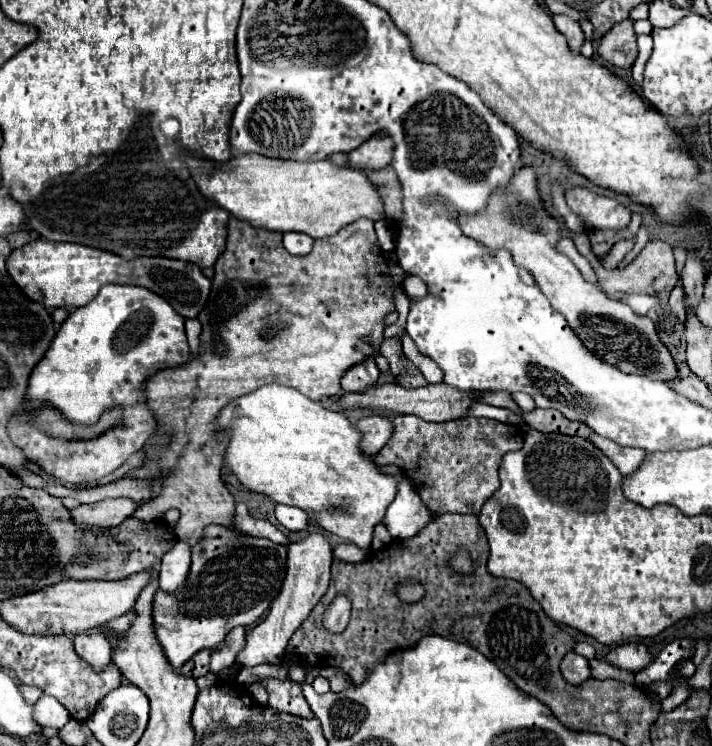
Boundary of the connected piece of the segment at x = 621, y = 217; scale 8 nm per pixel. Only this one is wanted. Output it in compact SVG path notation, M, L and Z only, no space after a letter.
M571 188L565 194L569 208L583 216L591 230L623 230L631 220L631 212L613 198L597 196L587 188Z

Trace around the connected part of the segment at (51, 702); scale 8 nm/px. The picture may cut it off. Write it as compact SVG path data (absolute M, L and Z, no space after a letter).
M42 695L35 703L33 717L41 728L57 728L57 730L61 730L71 719L63 704L47 695Z

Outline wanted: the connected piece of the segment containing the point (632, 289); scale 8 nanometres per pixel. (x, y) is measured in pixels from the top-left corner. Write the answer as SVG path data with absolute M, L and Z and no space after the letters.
M571 232L572 238L576 245L577 250L585 256L590 263L593 263L593 269L597 274L599 280L599 288L611 296L621 300L625 294L649 294L655 296L659 292L671 292L677 284L677 272L675 272L675 260L673 260L673 248L667 242L661 240L651 240L647 242L647 246L641 250L641 254L627 264L625 268L617 268L617 270L605 270L601 265L599 259L591 250L590 241L586 233Z

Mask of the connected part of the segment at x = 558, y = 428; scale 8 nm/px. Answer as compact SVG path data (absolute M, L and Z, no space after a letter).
M515 408L515 412L519 412L531 428L541 430L541 432L557 432L557 434L581 436L581 438L587 438L587 436L593 434L593 430L587 428L585 424L571 422L565 416L561 416L561 412L555 412L555 410L541 410L541 408L537 408L531 414L525 414L525 412Z

